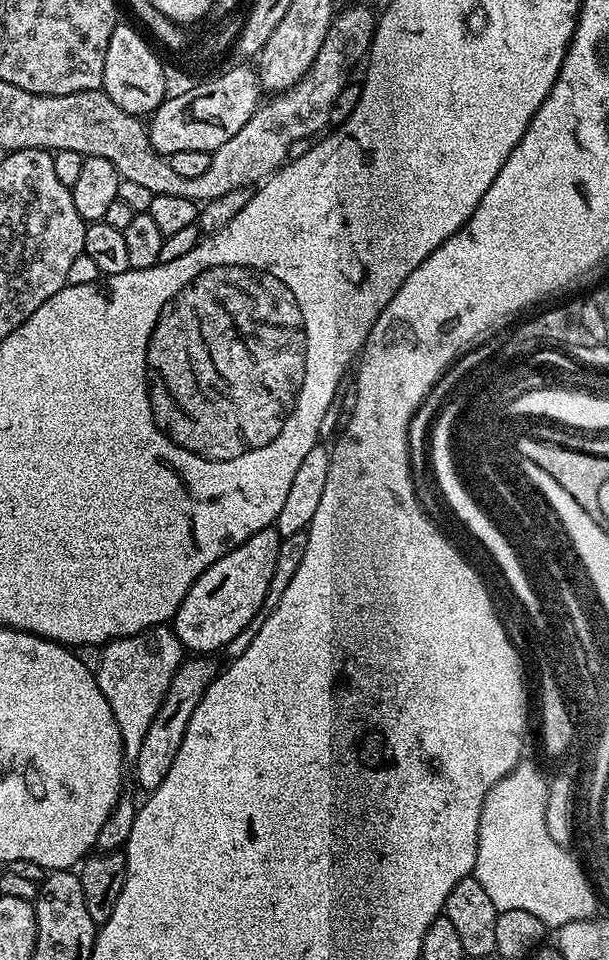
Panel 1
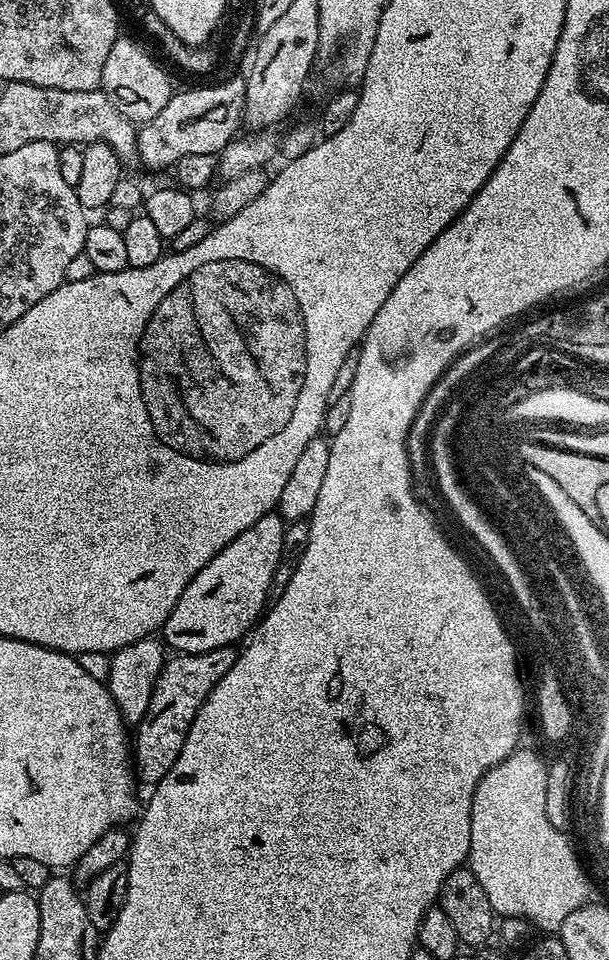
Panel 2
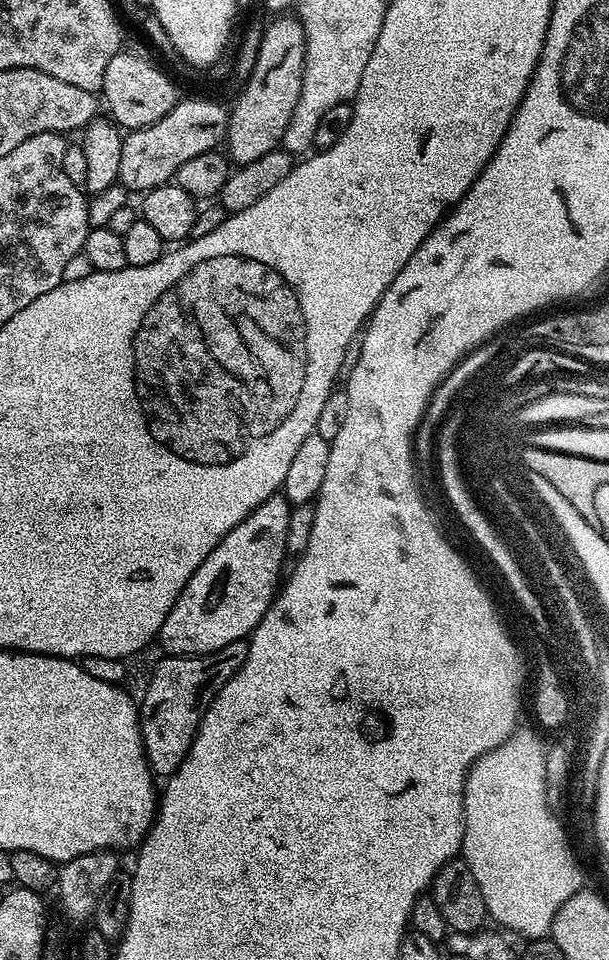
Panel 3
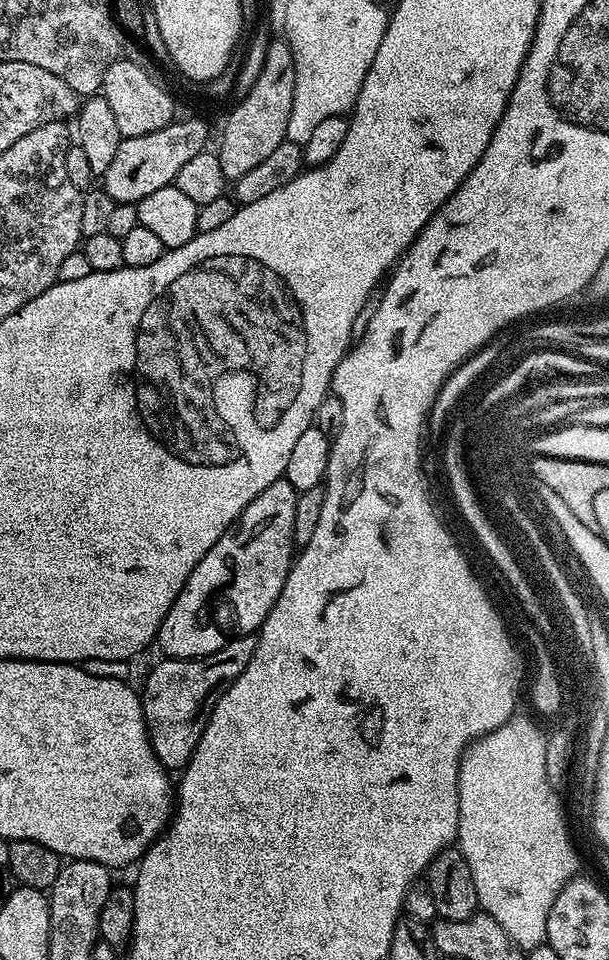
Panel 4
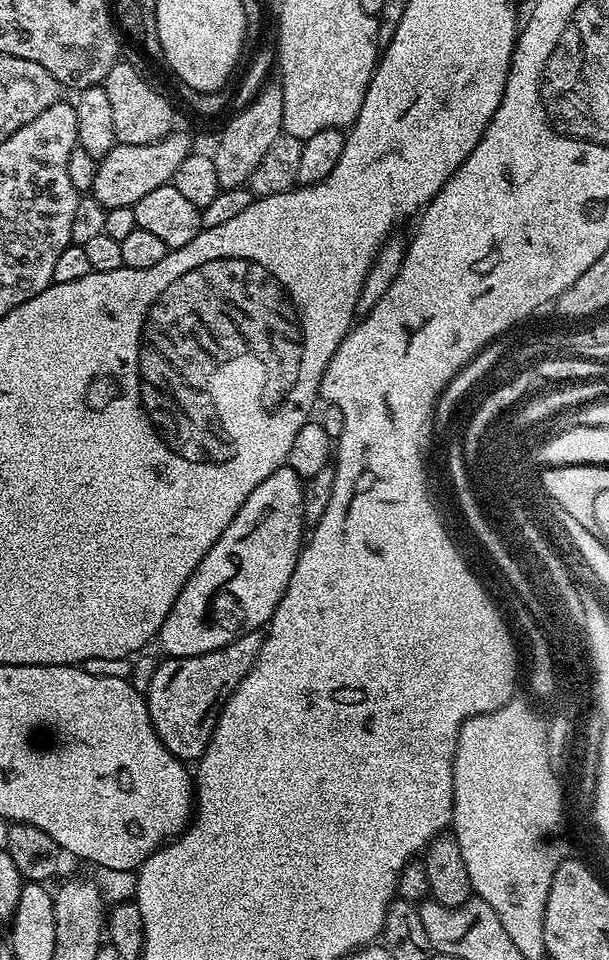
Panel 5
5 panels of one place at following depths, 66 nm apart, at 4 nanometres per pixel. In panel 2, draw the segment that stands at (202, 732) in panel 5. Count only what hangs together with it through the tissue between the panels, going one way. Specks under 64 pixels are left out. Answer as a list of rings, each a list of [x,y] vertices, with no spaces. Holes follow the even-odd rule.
[[[227,644],[209,652],[176,654],[165,659],[164,669],[158,674],[158,682],[154,682],[154,690],[150,694],[150,706],[146,706],[146,714],[134,732],[131,754],[135,775],[141,781],[144,779],[148,786],[155,786],[170,774],[170,766],[174,766],[174,762],[178,762],[178,754],[182,754],[182,742],[186,742],[194,714],[198,714],[202,702],[206,702],[210,690],[218,686],[222,674],[234,666],[237,655],[237,649]]]

